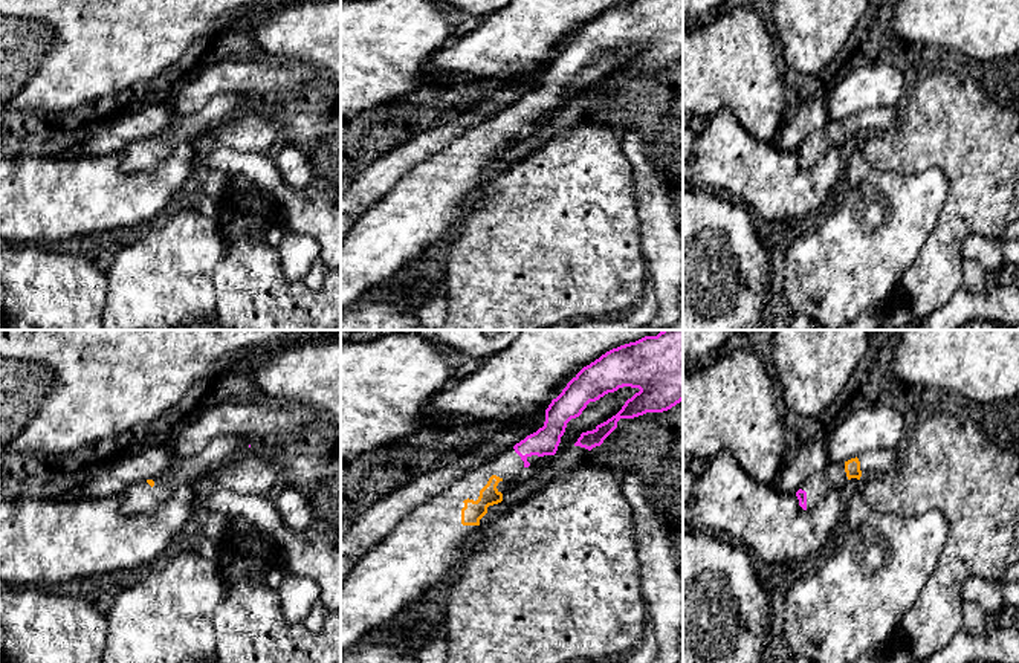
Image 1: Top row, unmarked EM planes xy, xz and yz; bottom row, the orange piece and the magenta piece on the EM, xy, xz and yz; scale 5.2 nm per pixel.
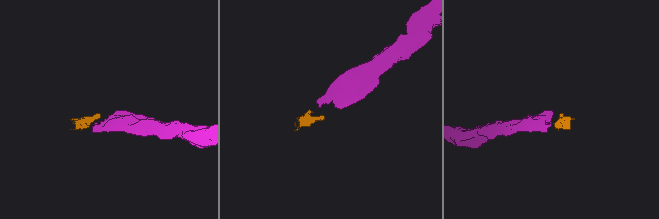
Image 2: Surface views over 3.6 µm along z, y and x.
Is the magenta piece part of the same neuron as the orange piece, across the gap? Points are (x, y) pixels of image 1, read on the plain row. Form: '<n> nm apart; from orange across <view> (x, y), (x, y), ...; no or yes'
140 nm apart; from orange across xz (501, 136), (524, 124); yes

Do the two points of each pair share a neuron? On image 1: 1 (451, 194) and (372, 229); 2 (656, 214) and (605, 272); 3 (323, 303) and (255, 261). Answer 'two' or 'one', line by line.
1: one
2: two
3: one

